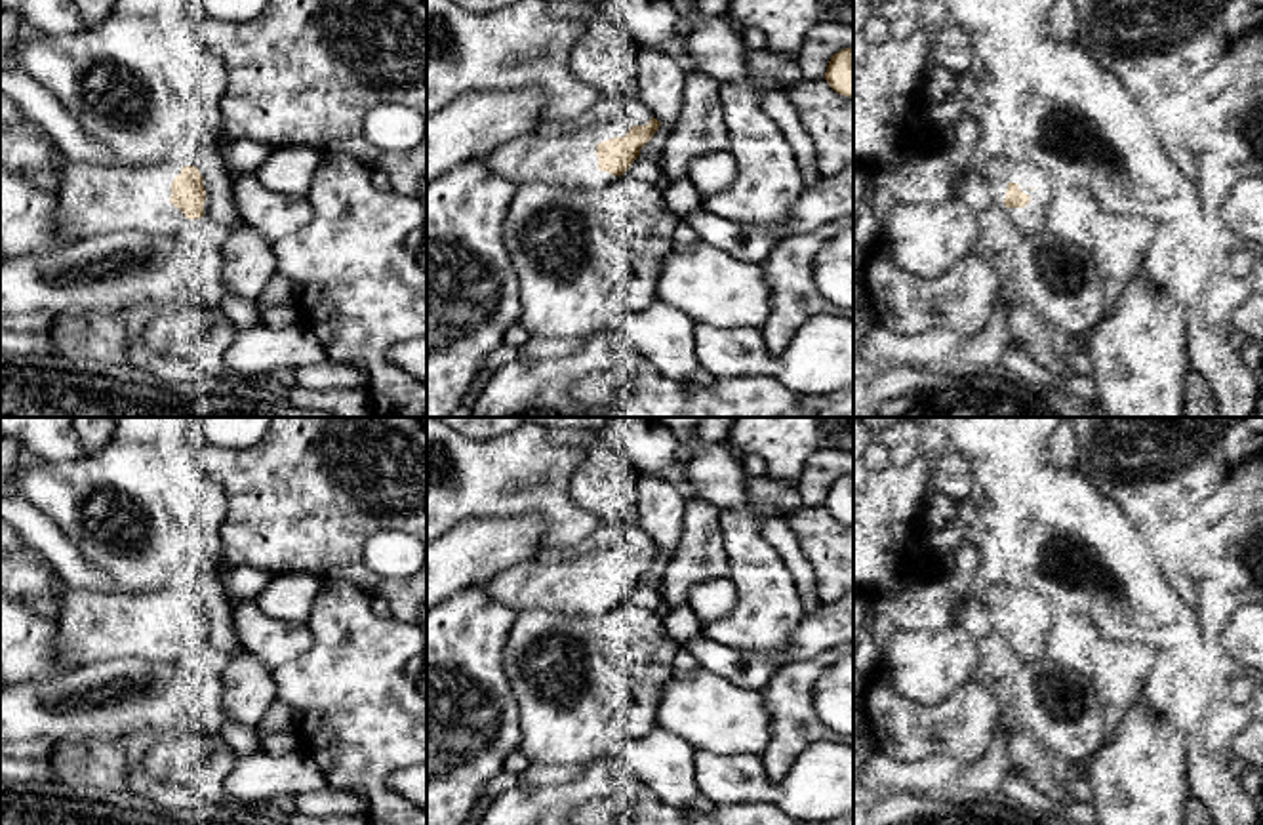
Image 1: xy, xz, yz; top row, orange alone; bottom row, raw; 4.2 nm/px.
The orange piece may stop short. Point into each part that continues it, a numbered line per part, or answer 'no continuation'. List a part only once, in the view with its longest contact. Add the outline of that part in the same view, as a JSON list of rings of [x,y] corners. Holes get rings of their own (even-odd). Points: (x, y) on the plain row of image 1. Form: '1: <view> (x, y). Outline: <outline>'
1: yz (1031, 646). Outline: [[[996,585],[987,591],[987,608],[992,615],[992,625],[1004,634],[1015,654],[1031,663],[1046,655],[1053,612],[1050,602],[1046,602],[1038,593]],[[1010,610],[1017,610],[1019,615],[1031,623],[1031,629],[1025,634],[1004,633]]]

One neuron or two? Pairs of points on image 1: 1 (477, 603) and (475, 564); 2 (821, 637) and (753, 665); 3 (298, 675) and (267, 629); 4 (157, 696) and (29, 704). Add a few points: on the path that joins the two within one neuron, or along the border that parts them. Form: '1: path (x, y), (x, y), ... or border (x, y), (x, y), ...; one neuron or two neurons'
1: border (481, 587), (469, 587), (446, 599); two neurons
2: path (804, 644), (770, 664); one neuron
3: border (305, 623), (311, 644), (273, 673); two neurons
4: path (124, 700), (61, 702); one neuron

